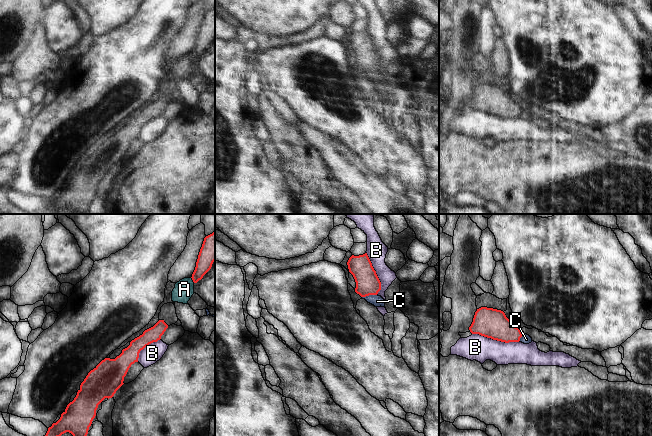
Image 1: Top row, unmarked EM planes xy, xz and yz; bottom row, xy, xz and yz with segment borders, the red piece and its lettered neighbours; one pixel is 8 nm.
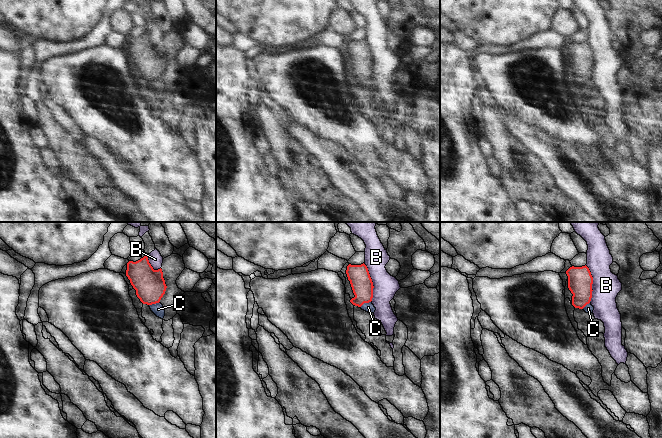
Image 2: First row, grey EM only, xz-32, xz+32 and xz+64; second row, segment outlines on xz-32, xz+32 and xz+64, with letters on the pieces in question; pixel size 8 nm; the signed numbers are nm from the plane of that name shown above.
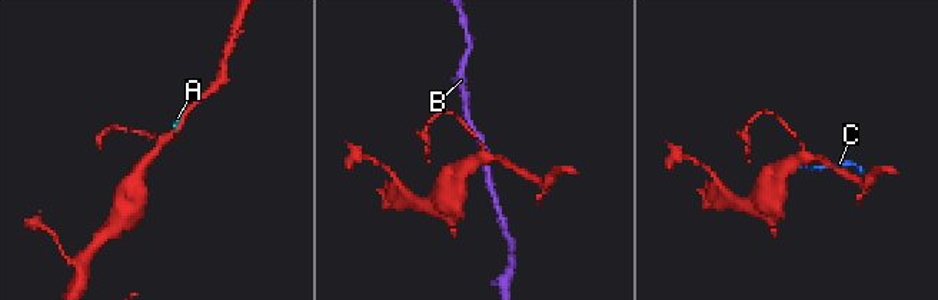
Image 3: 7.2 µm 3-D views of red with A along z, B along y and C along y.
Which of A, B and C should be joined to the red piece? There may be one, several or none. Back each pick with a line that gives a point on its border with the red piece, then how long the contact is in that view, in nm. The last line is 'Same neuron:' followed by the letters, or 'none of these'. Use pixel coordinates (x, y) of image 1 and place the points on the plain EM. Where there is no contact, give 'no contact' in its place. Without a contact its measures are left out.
C: meets red in xz at (369, 70); contact 120 nm long
Same neuron: C

